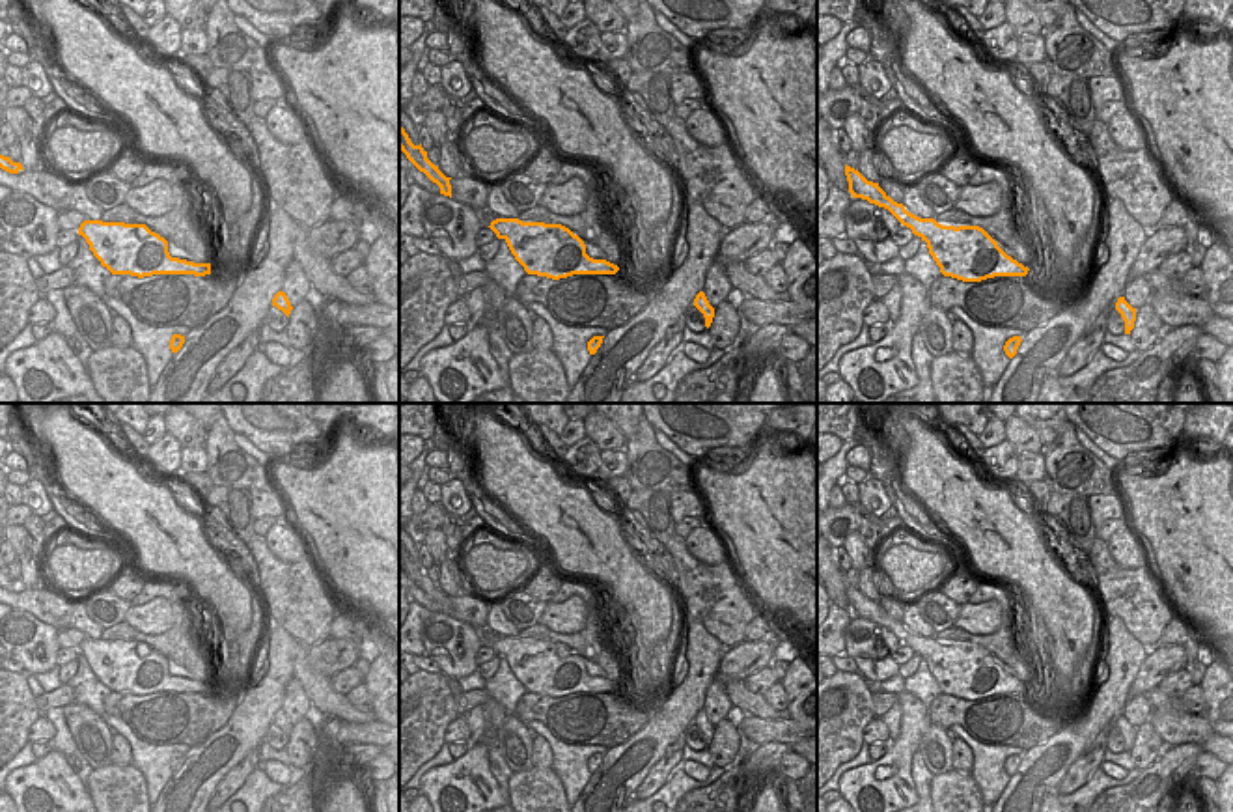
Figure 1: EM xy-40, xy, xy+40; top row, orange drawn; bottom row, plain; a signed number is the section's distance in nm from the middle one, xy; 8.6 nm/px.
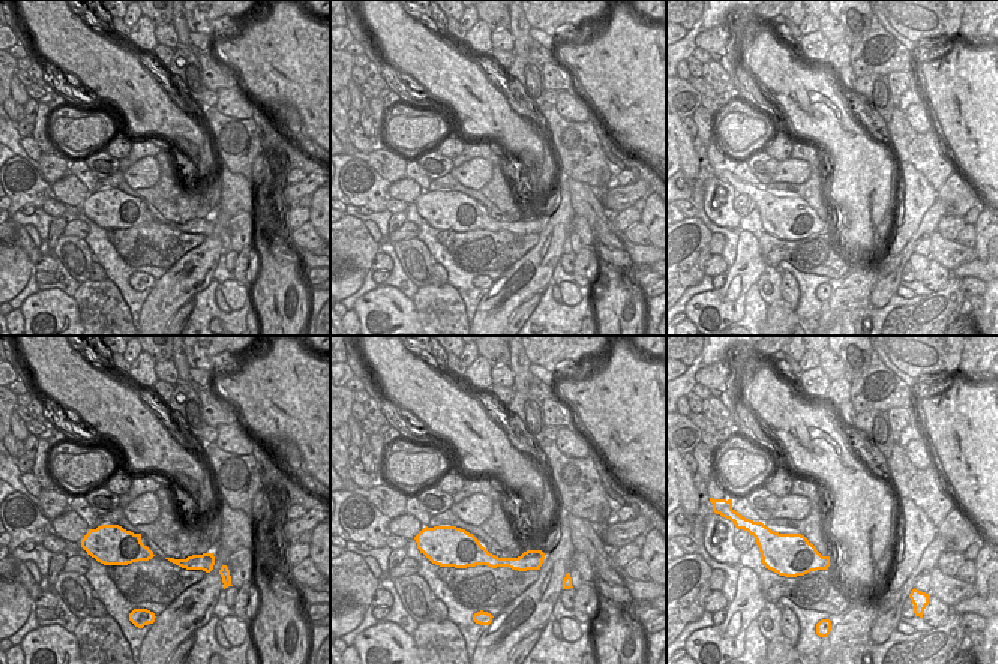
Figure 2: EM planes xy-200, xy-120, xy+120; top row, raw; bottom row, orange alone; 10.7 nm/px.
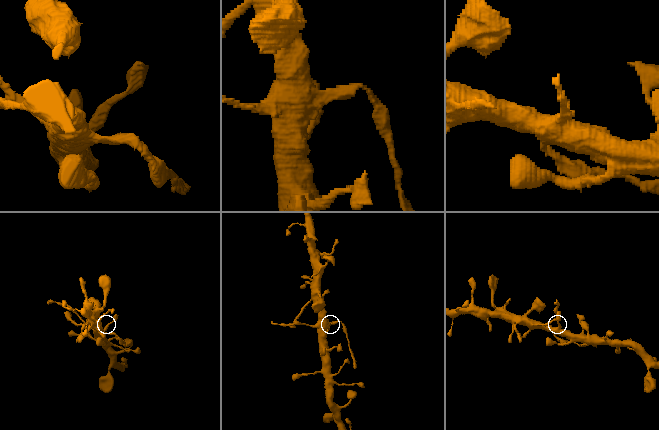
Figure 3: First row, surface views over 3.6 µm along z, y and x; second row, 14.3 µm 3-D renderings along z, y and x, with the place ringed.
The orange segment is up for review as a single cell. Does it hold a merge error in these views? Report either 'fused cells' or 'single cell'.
fused cells

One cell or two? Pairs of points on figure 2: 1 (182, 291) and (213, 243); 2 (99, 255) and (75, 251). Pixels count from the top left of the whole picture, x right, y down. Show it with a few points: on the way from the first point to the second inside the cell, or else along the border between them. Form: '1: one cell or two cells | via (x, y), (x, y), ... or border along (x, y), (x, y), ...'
1: one cell | via (186, 279), (206, 255)
2: two cells | border along (84, 239), (93, 261)

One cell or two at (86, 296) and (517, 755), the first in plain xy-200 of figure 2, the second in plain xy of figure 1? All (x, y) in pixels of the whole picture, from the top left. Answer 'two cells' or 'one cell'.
two cells

